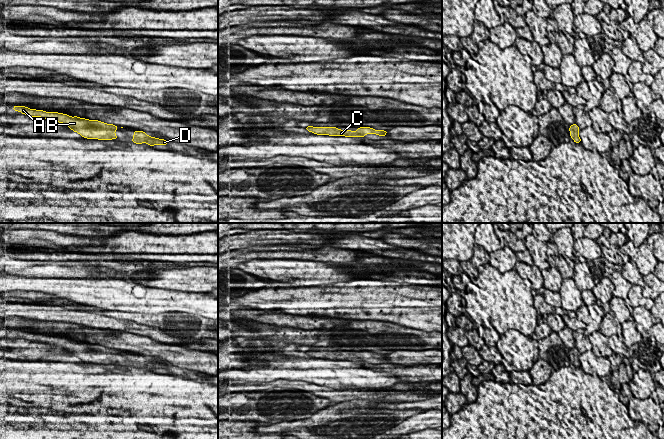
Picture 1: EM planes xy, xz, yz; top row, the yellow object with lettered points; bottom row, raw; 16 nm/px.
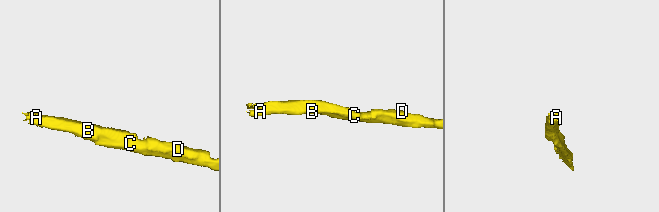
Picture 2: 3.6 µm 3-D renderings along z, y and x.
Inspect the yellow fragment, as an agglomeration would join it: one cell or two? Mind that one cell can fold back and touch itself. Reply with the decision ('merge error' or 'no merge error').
no merge error

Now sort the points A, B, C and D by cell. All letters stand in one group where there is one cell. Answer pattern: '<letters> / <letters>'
A B C D

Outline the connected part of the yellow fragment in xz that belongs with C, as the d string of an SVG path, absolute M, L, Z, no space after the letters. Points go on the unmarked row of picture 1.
M308 350L305 352L307 355L317 359L329 360L345 360L345 361L364 361L367 358L376 358L379 360L386 360L387 354L374 354L370 351L359 351L356 355L346 354L343 355L337 351L313 351Z

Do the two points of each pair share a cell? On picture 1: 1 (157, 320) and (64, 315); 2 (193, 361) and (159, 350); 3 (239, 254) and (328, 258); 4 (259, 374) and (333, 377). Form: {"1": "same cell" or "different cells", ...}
{"1": "different cells", "2": "same cell", "3": "same cell", "4": "same cell"}

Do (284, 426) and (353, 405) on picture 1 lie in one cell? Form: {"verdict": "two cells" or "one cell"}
{"verdict": "one cell"}

